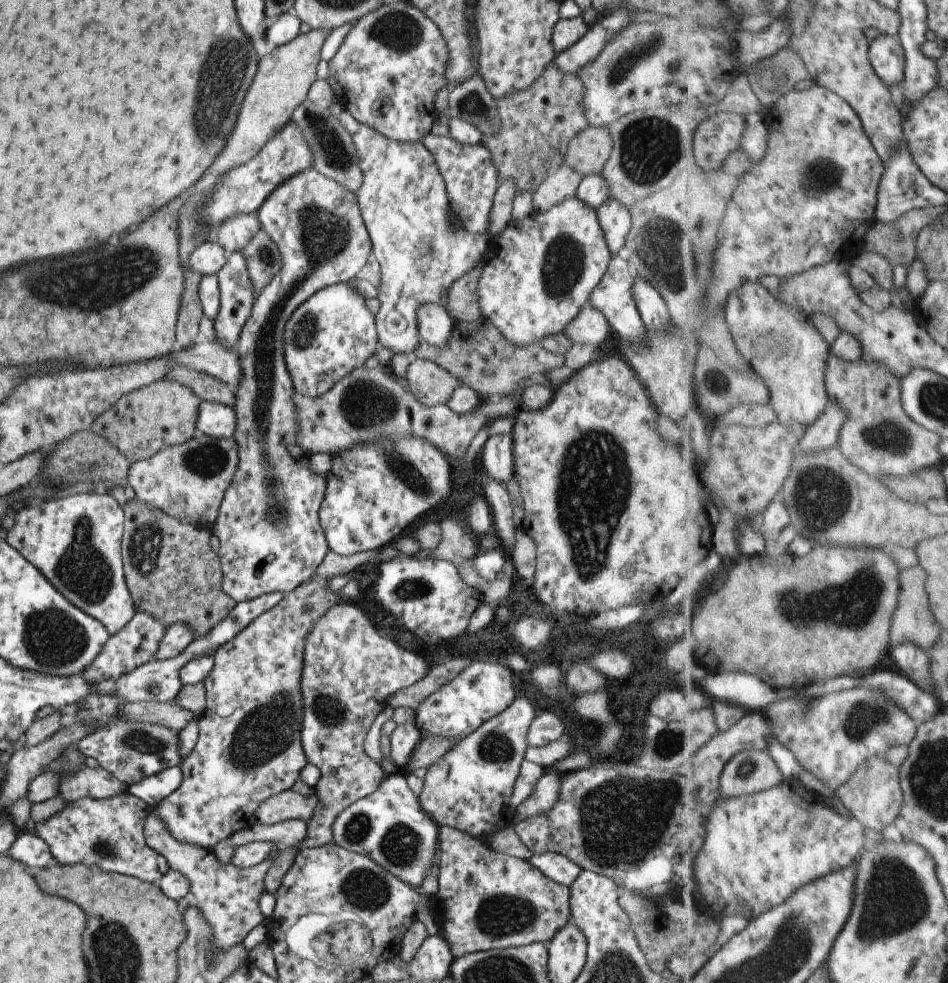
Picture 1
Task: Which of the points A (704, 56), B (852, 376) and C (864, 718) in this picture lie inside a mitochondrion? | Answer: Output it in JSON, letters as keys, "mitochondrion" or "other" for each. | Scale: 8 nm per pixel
{"A":"other","B":"other","C":"mitochondrion"}

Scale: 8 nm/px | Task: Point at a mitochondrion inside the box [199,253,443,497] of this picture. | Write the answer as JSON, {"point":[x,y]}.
{"point":[364,406]}

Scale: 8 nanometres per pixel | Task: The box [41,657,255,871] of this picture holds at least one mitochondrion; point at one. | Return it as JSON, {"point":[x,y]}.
{"point":[141,741]}

